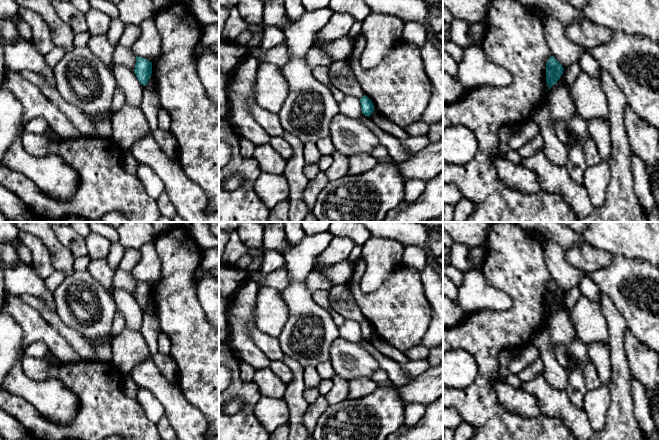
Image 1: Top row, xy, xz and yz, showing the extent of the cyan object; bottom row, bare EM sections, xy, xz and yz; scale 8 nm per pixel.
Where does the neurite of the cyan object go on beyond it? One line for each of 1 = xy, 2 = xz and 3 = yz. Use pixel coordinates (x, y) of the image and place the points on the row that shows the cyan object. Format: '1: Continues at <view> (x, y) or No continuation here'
1: No continuation here
2: No continuation here
3: No continuation here

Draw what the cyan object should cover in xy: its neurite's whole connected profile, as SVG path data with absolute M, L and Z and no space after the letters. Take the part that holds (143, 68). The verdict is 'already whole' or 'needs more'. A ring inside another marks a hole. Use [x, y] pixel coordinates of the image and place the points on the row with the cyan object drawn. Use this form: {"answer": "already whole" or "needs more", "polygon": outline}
{"answer": "already whole", "polygon": "M136 56L134 73L139 82L145 86L152 74L152 62L142 57Z"}

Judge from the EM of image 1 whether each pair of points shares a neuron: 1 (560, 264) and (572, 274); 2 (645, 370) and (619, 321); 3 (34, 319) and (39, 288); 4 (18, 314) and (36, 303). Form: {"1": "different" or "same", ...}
{"1": "same", "2": "different", "3": "different", "4": "different"}

